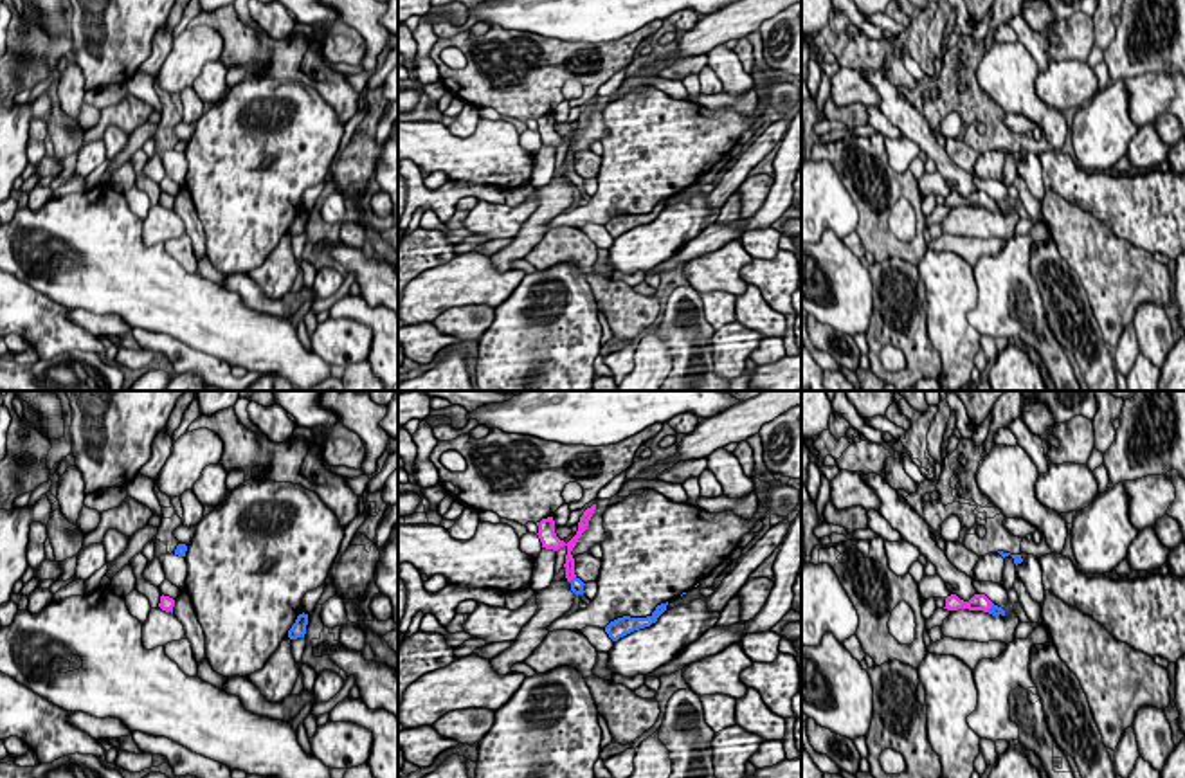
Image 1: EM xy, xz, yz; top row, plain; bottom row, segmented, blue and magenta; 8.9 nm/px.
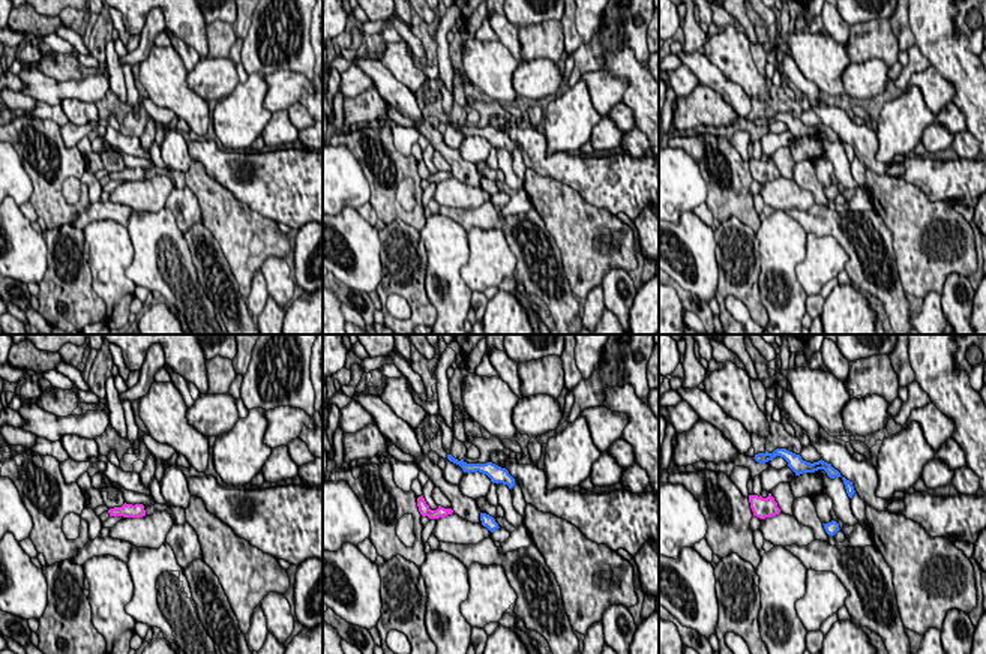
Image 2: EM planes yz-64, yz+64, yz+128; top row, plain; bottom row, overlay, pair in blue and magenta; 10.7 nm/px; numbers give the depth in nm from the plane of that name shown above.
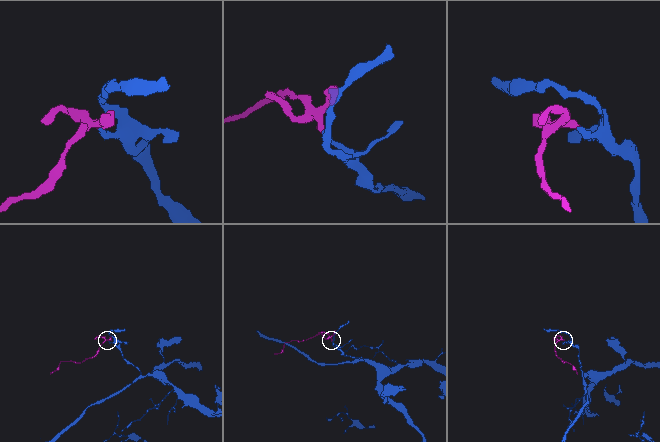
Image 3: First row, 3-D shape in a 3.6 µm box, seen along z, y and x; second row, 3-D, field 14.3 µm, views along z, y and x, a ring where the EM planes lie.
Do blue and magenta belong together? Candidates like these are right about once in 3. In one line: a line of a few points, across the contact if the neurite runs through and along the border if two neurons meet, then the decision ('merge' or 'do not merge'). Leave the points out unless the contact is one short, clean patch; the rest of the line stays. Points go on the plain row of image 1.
line xz (577, 182), (573, 175), (569, 159); merge

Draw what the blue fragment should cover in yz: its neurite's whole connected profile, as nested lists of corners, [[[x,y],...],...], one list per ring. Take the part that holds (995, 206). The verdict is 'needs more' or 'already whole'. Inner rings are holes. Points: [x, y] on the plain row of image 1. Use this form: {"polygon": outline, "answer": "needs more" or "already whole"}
{"polygon": [[[956,191],[945,194],[947,207],[969,205],[969,207],[983,207],[992,213],[1005,213],[1005,207],[994,202],[985,191],[974,191],[969,198],[960,196]]], "answer": "needs more"}

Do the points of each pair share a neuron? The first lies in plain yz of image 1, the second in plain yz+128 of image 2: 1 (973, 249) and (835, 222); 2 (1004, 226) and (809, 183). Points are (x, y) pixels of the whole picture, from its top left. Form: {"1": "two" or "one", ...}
{"1": "one", "2": "two"}

